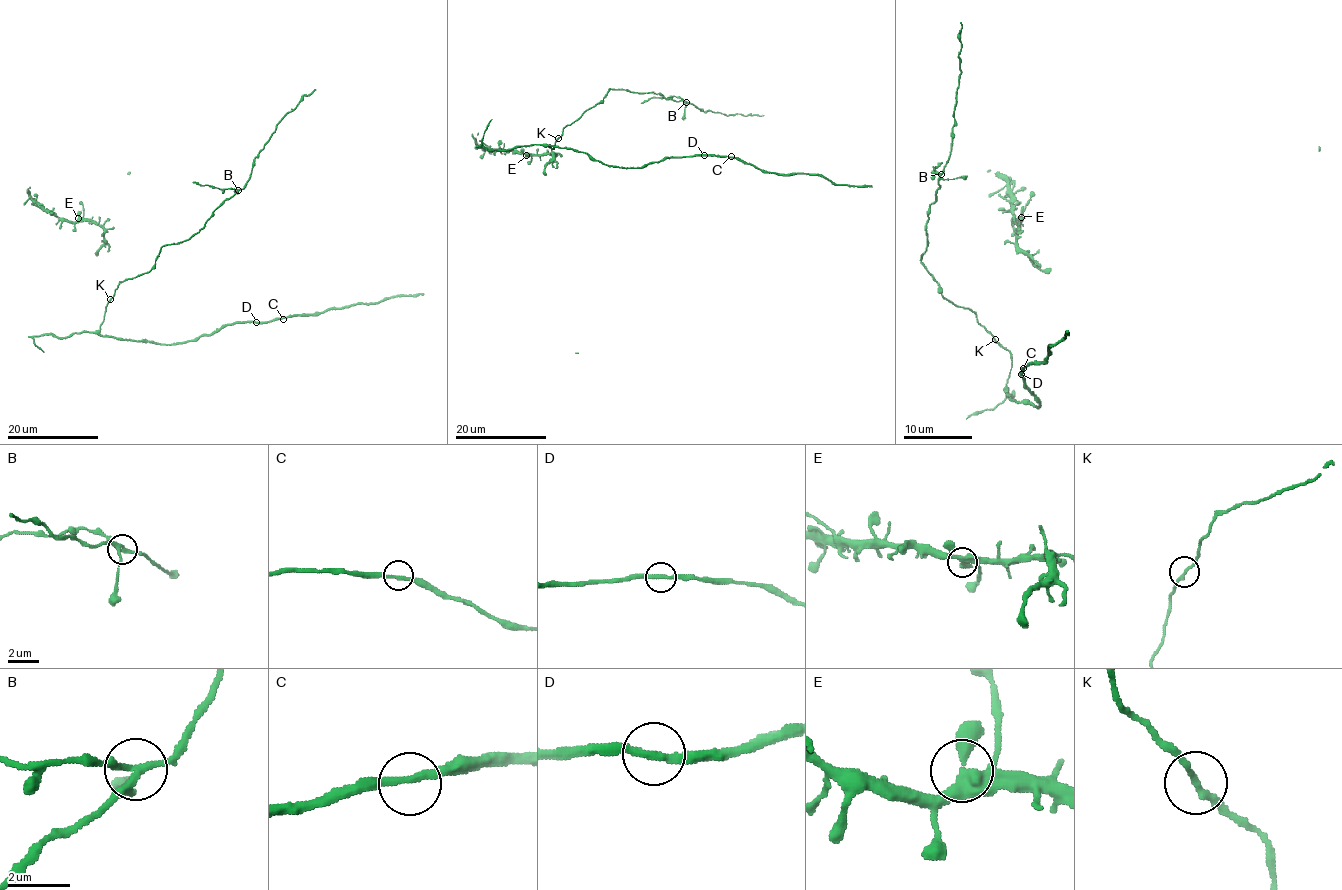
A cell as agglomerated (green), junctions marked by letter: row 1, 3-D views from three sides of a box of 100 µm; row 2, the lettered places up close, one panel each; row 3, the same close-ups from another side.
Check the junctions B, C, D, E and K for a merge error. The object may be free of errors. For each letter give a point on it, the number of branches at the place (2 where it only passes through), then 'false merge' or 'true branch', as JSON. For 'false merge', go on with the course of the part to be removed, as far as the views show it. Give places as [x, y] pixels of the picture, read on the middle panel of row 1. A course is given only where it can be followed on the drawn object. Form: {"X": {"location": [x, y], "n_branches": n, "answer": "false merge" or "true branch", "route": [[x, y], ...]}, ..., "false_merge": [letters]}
{"B": {"location": [686, 102], "n_branches": 4, "answer": "false merge", "route": [[686, 103], [671, 96], [648, 98], [640, 103]]}, "C": {"location": [731, 156], "n_branches": 2, "answer": "true branch"}, "D": {"location": [704, 155], "n_branches": 2, "answer": "true branch"}, "E": {"location": [526, 155], "n_branches": 4, "answer": "true branch"}, "K": {"location": [558, 138], "n_branches": 2, "answer": "true branch"}, "false_merge": ["B"]}

